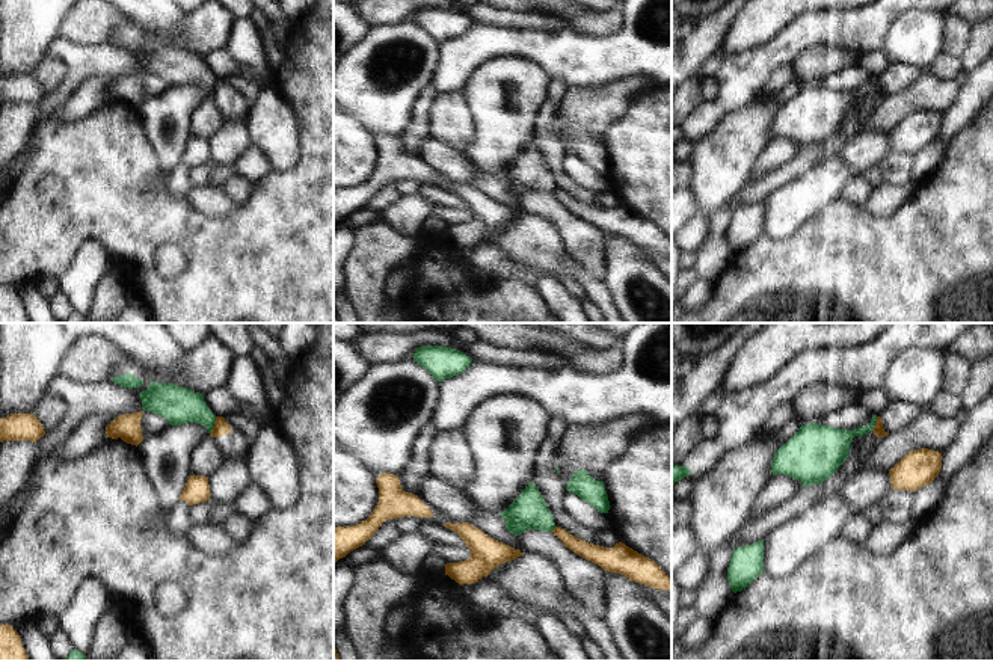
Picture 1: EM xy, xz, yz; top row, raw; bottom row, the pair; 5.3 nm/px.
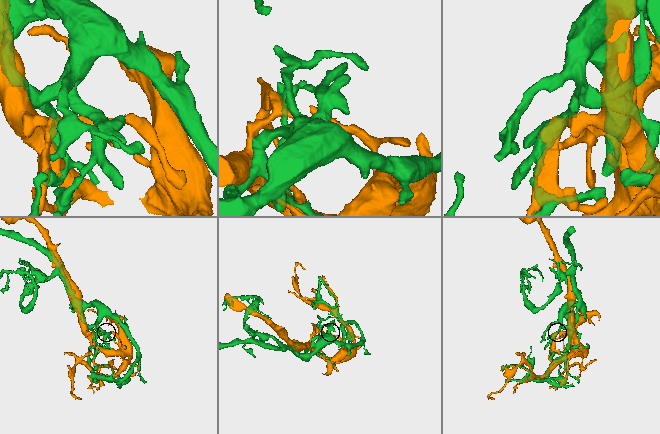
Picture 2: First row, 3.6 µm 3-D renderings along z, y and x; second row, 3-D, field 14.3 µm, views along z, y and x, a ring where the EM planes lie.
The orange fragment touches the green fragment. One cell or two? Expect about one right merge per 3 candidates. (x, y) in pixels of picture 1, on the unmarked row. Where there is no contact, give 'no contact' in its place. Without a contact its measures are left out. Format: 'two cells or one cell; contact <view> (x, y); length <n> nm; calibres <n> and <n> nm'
two cells; contact xy (215, 88); length 100 nm; calibres 80 and 200 nm

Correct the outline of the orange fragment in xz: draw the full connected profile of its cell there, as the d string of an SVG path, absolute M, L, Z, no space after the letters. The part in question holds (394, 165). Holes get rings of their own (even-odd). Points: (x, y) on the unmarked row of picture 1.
M383 134L376 140L379 164L373 175L353 189L334 189L334 226L350 213L365 207L388 181L404 178L432 180L433 174L418 160L401 151L398 137Z

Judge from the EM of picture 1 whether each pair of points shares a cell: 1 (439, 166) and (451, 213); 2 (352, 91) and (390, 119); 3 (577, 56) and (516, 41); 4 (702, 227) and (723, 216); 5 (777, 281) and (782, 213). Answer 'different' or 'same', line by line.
1: different
2: same
3: same
4: different
5: different

